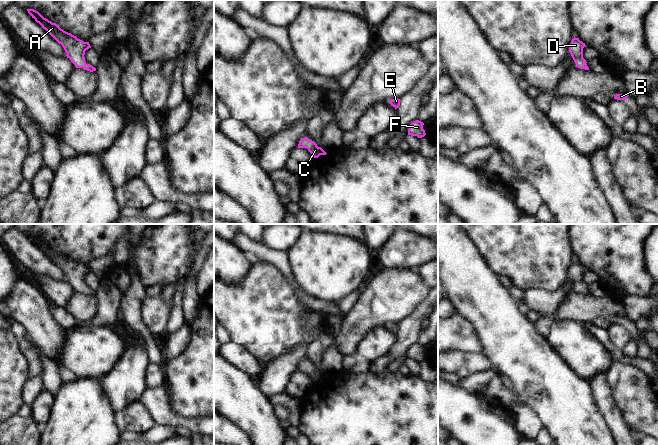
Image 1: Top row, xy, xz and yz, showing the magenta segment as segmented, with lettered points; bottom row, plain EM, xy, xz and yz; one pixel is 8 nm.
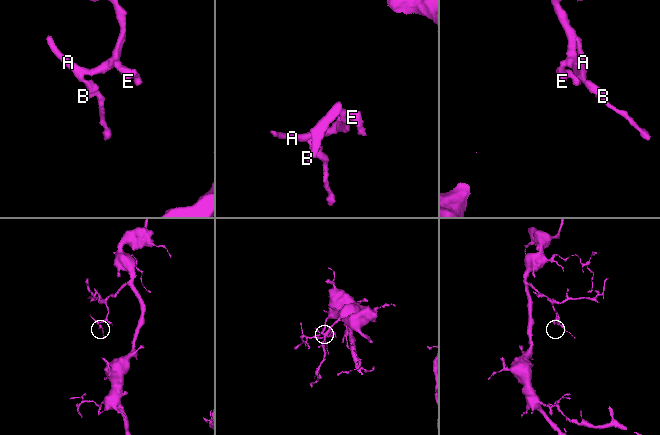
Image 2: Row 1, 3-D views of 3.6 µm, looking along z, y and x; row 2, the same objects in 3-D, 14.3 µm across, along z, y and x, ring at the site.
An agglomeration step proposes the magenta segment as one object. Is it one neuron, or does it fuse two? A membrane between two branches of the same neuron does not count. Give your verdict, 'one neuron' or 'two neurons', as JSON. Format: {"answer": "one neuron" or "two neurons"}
{"answer": "one neuron"}

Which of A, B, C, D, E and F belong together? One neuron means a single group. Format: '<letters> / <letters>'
A B C D E F

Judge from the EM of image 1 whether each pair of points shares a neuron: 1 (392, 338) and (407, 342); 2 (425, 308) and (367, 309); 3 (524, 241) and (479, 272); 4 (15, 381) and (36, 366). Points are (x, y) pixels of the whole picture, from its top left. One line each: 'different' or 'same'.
1: different
2: different
3: different
4: different

